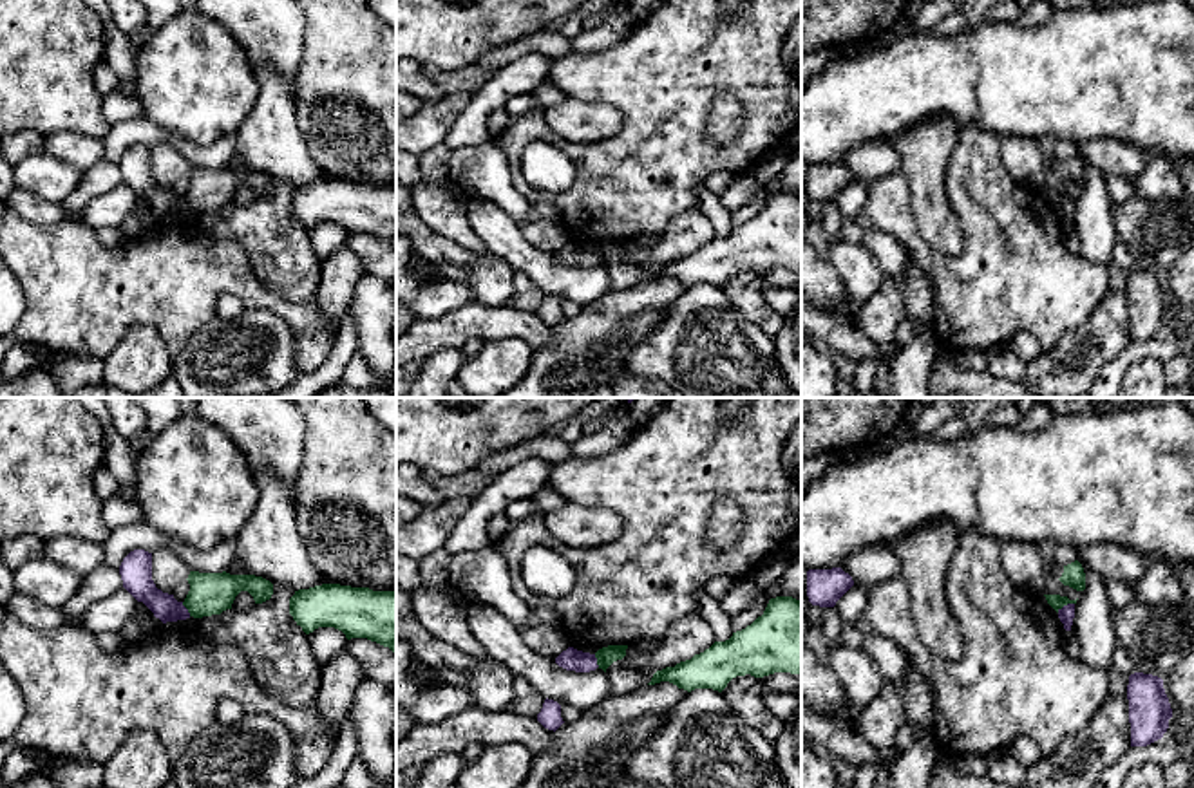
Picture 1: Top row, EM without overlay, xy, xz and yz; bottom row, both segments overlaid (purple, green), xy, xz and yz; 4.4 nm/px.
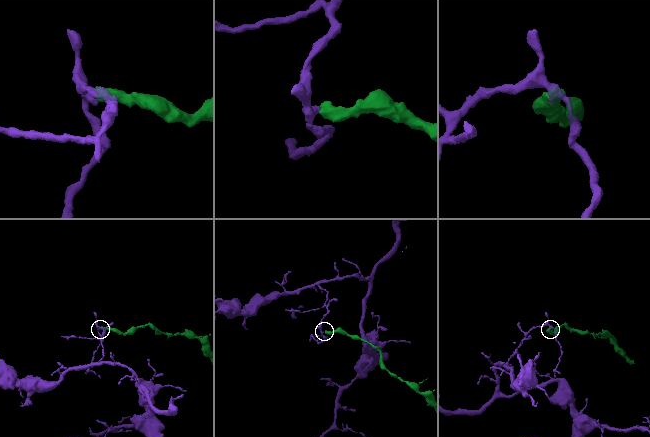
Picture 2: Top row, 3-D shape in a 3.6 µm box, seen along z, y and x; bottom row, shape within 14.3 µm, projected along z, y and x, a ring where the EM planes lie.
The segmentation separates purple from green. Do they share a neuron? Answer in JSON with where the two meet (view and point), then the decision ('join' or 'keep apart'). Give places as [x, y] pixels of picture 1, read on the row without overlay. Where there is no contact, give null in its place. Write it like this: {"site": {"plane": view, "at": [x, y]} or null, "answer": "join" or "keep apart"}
{"site": {"plane": "yz", "at": [1064, 201]}, "answer": "keep apart"}

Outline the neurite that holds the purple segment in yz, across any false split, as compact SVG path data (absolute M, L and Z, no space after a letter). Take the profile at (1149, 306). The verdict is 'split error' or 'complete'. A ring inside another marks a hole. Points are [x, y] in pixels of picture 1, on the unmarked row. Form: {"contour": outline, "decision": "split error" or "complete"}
{"contour": "M1134 267L1127 280L1131 342L1147 342L1163 333L1172 313L1172 304L1163 284L1163 275Z", "decision": "complete"}

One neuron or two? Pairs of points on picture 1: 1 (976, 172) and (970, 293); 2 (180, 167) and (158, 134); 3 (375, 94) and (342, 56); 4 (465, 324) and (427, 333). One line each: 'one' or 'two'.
1: one
2: two
3: one
4: one

